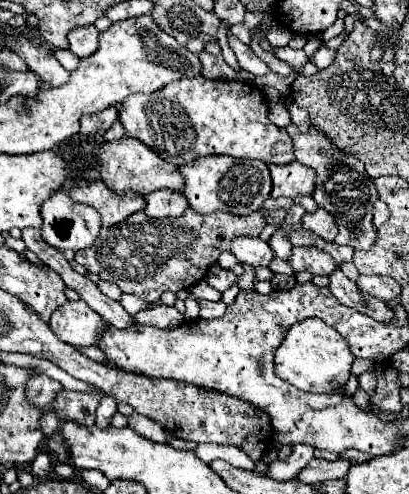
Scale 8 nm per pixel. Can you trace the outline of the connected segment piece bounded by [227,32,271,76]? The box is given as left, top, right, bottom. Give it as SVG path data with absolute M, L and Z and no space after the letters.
M227 32L227 36L229 36L229 46L231 46L231 50L235 52L237 62L239 62L239 66L241 66L243 70L251 72L253 76L265 76L265 74L271 72L271 68L269 68L261 58L257 58L247 44L243 44L243 42L241 42L239 38L235 38L231 32Z

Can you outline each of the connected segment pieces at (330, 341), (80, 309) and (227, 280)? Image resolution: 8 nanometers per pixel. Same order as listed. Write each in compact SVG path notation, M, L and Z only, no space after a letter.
M307 318L287 332L285 342L275 352L275 374L299 388L301 392L315 392L315 394L333 394L335 390L343 388L349 380L351 364L351 350L347 350L347 342L339 338L337 330L327 326L319 318Z
M83 300L65 302L49 322L57 338L71 346L99 346L99 338L107 326L109 324Z
M221 270L219 274L209 274L207 276L207 284L213 286L219 292L225 292L233 282L237 280L237 276L231 270Z

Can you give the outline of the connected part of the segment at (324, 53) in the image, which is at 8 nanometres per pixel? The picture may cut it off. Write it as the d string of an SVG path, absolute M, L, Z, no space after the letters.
M325 44L313 54L313 62L317 64L317 68L319 70L323 70L323 68L327 68L327 66L331 66L331 62L335 60L335 50L331 50L331 48L327 48Z

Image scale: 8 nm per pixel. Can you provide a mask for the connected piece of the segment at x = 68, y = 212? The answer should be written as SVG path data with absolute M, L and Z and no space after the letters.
M55 190L41 206L41 216L43 216L43 226L41 226L41 232L43 232L43 240L57 248L57 250L73 250L73 252L79 252L79 250L85 250L85 248L91 248L95 238L99 236L99 230L101 230L101 216L97 210L93 210L91 206L87 204L79 204L79 202L73 202L63 190Z

